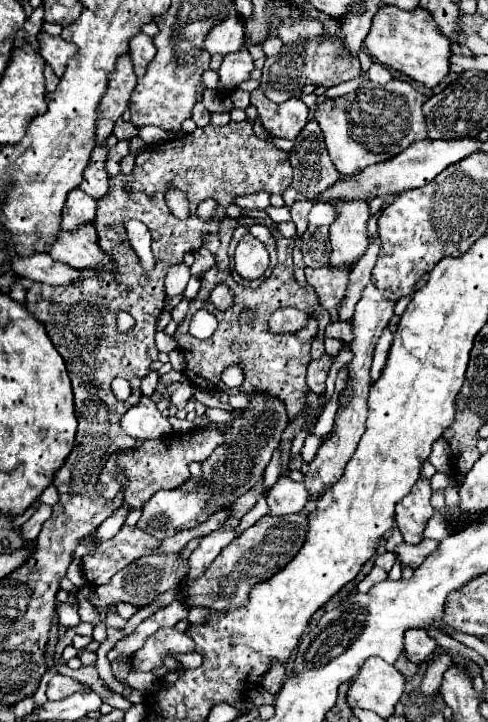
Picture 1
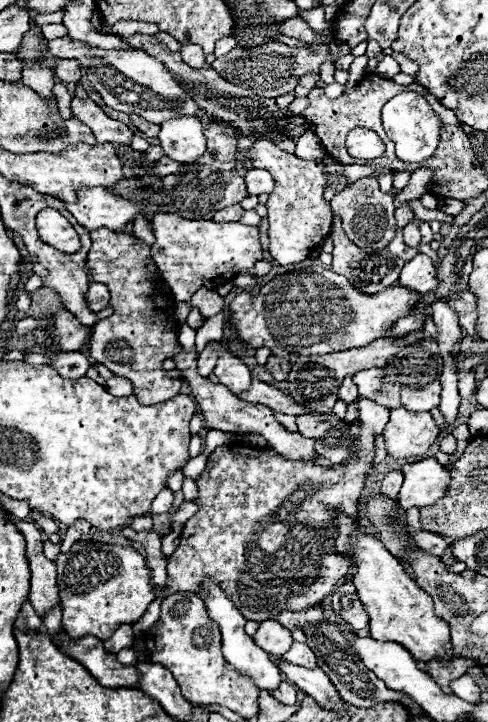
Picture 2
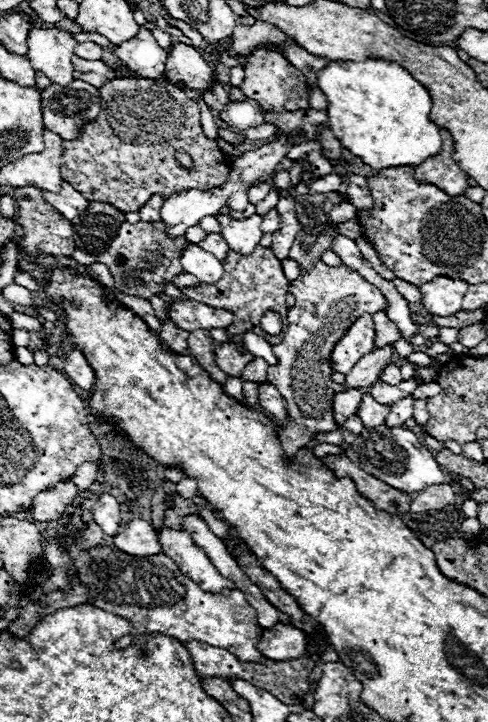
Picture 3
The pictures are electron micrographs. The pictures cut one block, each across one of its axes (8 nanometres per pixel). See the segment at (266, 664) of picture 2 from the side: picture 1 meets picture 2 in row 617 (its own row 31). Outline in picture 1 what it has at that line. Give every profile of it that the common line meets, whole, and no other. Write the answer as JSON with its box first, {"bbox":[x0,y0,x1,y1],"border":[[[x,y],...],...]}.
{"bbox":[204,16,244,56],"border":[[[232,16],[228,20],[224,20],[224,24],[214,26],[206,40],[204,40],[204,50],[214,56],[214,54],[230,54],[240,50],[244,44],[244,24],[240,16]]]}

